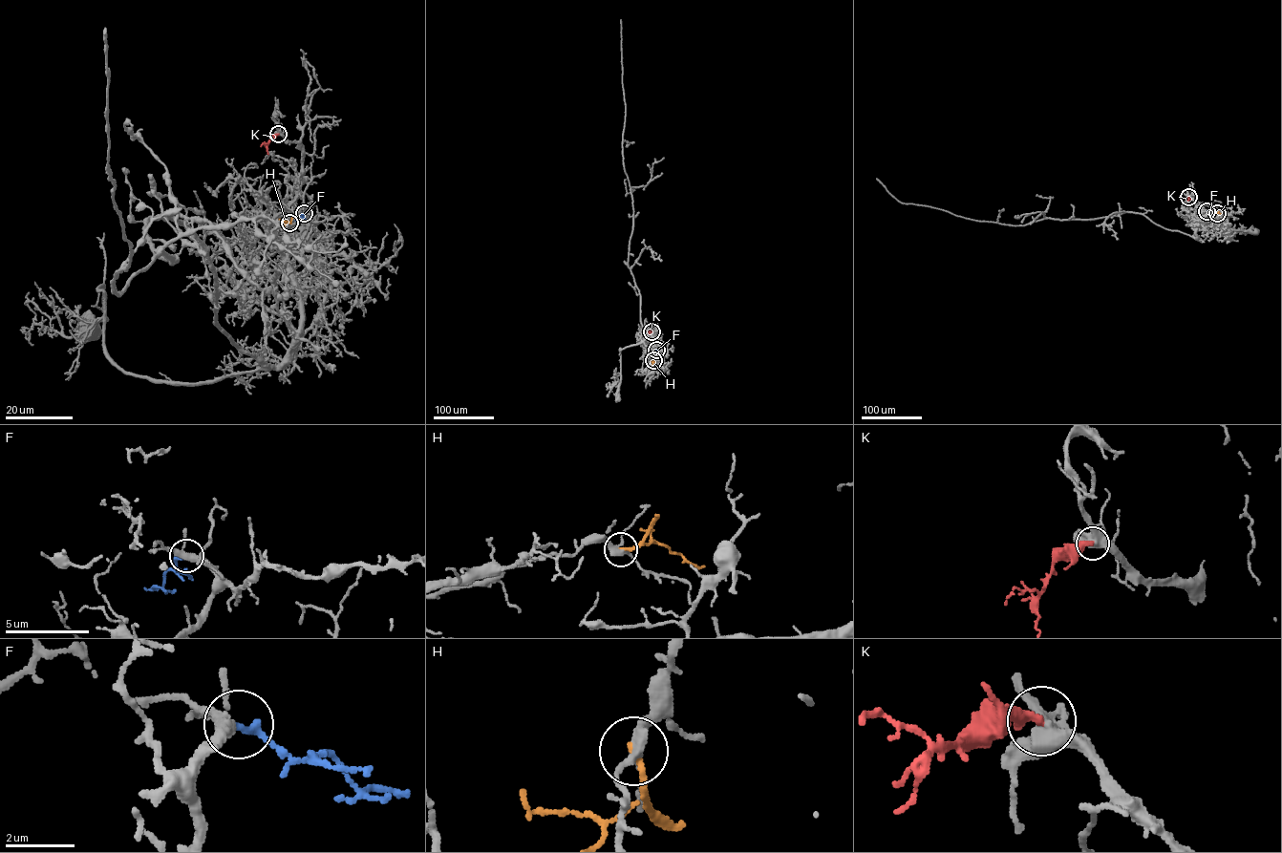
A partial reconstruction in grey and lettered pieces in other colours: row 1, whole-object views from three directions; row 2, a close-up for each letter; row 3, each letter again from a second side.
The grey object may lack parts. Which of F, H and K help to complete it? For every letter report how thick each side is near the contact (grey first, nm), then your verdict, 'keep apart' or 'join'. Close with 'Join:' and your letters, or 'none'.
F: 320/200 nm | join
H: 240/200 nm | keep apart
K: 440/400 nm | join
Join: F, K

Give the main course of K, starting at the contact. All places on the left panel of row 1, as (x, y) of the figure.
K: (278, 134), (270, 138), (267, 154)

